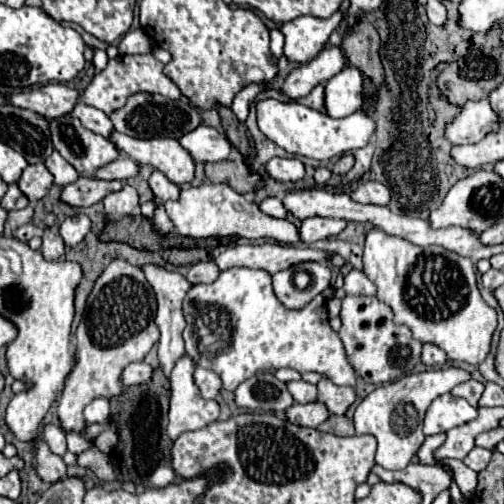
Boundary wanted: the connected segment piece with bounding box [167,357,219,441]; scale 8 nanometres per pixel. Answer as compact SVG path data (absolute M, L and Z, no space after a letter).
M179 359L171 371L171 407L167 435L175 441L185 431L203 429L219 419L219 405L213 399L203 399L193 381L193 361Z

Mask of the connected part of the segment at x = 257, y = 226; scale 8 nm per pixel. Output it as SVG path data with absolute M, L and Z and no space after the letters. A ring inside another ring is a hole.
M203 183L199 187L185 187L177 201L167 201L165 211L171 217L175 231L185 237L247 237L247 239L263 239L271 237L277 243L297 245L297 227L287 219L275 219L259 211L253 203L251 195L241 195L233 191L229 185L213 185Z

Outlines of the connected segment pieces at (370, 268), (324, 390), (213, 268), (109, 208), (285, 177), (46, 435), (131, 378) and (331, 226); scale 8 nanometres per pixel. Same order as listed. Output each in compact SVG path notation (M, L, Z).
M373 227L365 237L363 273L375 283L377 299L393 309L397 323L407 325L413 333L413 339L441 347L453 361L465 361L477 365L481 363L481 359L485 359L485 355L489 353L491 335L497 327L497 313L483 301L477 289L475 265L467 257L461 257L439 245L419 247L401 237L387 235L381 229Z
M321 379L317 383L317 401L325 403L329 413L333 415L343 415L349 405L355 401L355 389L353 387L339 387L335 383L331 383L329 379Z
M205 261L205 263L195 263L189 267L189 273L187 273L187 281L191 285L197 285L197 283L213 283L217 277L219 277L219 267L213 263L213 261Z
M125 183L125 187L113 195L107 195L103 199L105 205L105 215L109 219L119 219L123 215L131 215L135 213L135 209L139 207L139 195L137 191Z
M273 157L265 163L265 169L267 169L267 175L275 181L299 181L303 179L305 175L305 167L299 159L295 157L287 157L287 159L281 159L281 157Z
M47 425L43 431L43 439L47 441L49 449L55 455L65 455L67 453L67 441L65 441L65 433L61 431L61 427L57 425Z
M139 361L139 363L131 363L129 367L125 367L123 371L123 383L125 387L131 387L131 385L143 385L151 379L151 373L153 373L153 367Z
M307 217L301 221L299 227L299 239L301 243L309 245L315 243L319 239L327 239L327 237L335 237L345 229L347 221L343 219L331 219L331 217Z

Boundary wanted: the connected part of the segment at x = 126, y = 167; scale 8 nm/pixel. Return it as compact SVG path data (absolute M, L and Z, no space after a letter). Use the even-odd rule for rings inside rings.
M117 157L113 163L107 163L105 167L99 167L93 173L93 179L103 179L103 181L119 179L119 181L125 181L129 177L135 177L137 171L139 171L139 165L133 159L129 159L129 157Z

